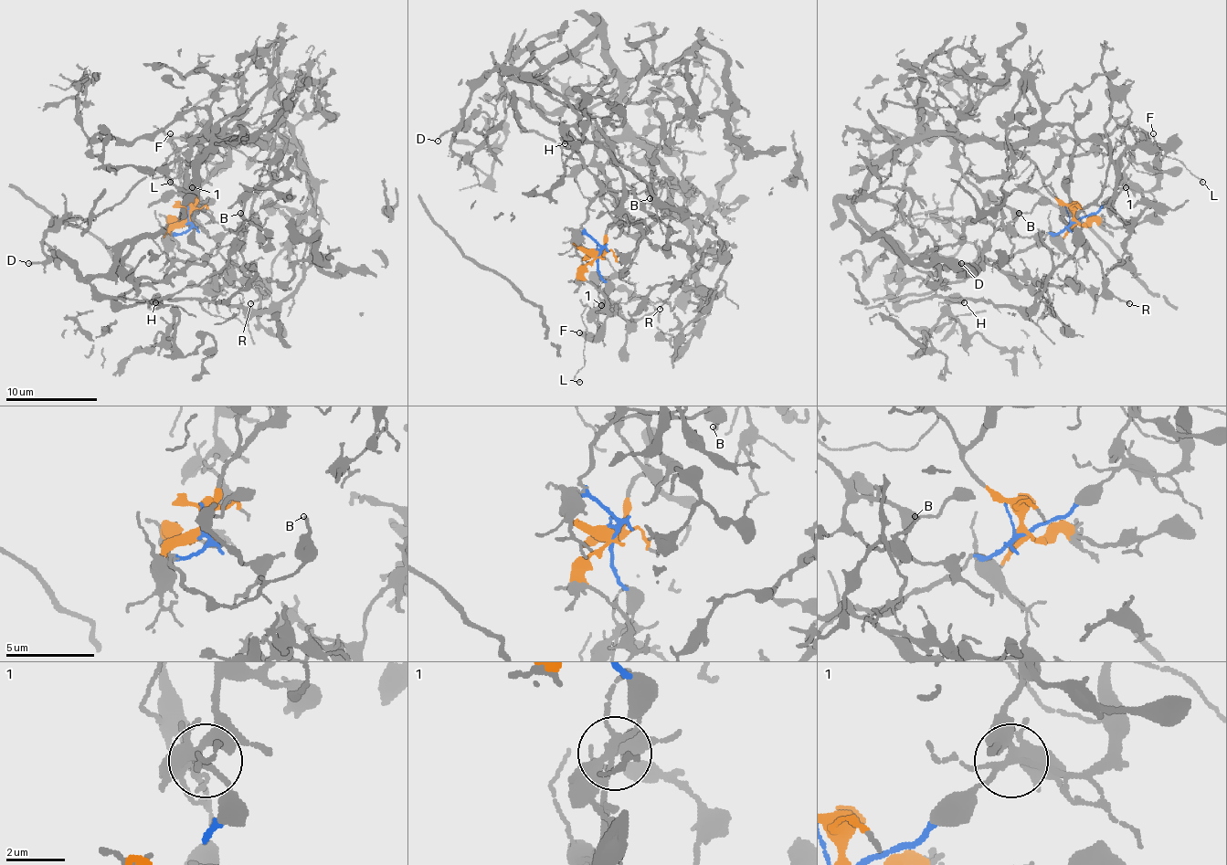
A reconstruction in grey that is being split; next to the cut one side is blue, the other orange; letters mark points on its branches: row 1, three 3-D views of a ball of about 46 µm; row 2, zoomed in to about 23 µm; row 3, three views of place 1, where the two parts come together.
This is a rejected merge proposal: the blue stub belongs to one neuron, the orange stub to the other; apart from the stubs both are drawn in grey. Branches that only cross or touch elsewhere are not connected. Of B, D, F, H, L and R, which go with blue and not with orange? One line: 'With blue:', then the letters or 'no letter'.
With blue: F, H, L

